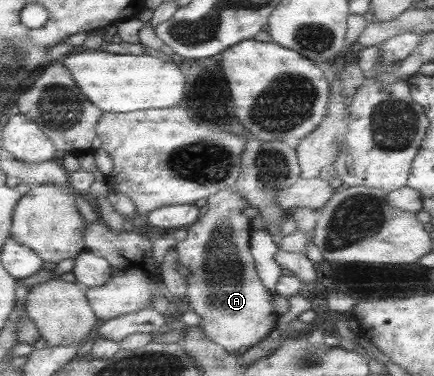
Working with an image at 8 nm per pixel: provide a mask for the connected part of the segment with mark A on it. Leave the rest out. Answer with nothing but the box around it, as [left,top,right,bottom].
[173,186,279,354]

